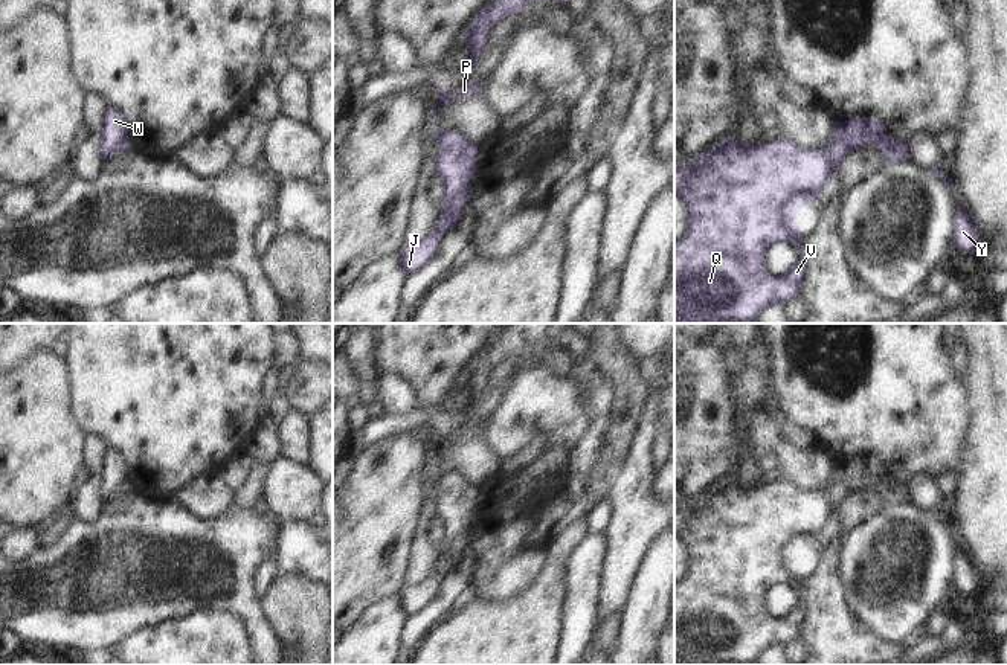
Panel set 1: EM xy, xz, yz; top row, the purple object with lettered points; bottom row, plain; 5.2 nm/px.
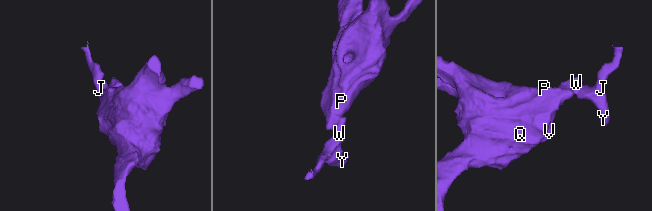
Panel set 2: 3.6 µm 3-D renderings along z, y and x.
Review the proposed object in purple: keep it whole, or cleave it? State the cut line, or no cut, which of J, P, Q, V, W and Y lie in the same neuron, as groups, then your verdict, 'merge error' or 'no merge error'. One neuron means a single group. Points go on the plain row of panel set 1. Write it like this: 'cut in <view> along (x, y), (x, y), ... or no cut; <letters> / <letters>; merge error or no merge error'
cut in xz along (469, 525), (453, 537), (443, 540); J Y / P Q V W; merge error

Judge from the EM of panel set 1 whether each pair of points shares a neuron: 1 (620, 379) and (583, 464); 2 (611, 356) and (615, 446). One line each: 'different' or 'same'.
1: different
2: same

